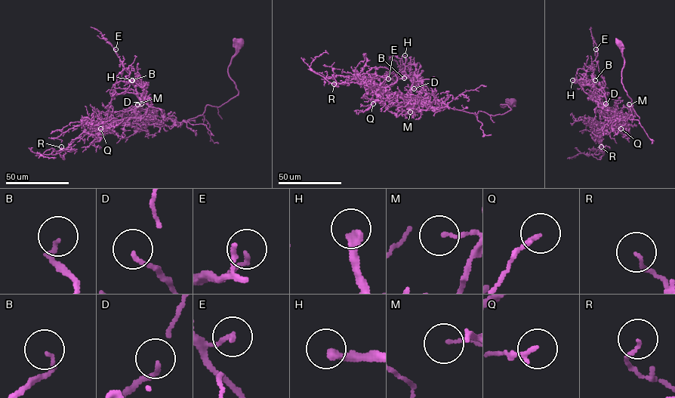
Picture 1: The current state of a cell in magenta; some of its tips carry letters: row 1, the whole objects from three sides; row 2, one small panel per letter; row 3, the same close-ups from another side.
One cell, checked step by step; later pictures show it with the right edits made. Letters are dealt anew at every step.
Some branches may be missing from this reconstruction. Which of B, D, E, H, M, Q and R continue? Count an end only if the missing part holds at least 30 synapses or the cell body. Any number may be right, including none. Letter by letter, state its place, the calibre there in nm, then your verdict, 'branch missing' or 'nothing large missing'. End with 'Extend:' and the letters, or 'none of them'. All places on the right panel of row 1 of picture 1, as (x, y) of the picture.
B: place (595, 80); calibre 160 nm; branch missing
D: place (605, 103); calibre 100 nm; nothing large missing
E: place (596, 49); calibre 140 nm; nothing large missing
H: place (572, 80); calibre 320 nm; branch missing
M: place (629, 104); calibre 120 nm; nothing large missing
Q: place (621, 128); calibre 140 nm; nothing large missing
R: place (601, 146); calibre 140 nm; nothing large missing
Extend: B, H

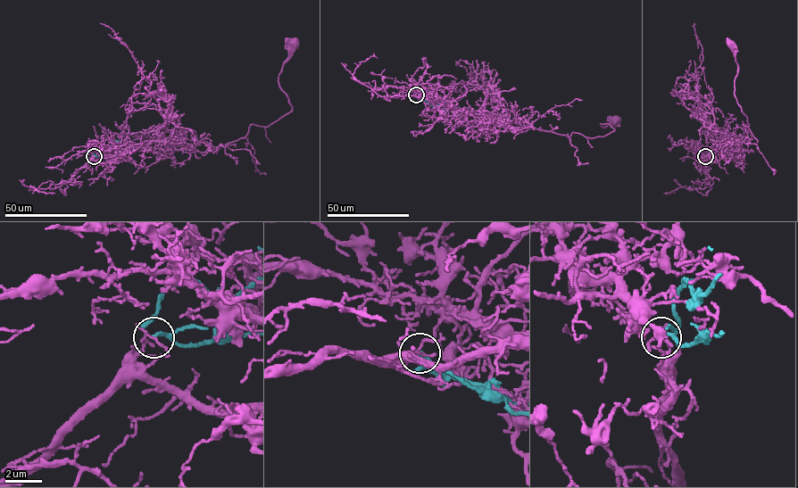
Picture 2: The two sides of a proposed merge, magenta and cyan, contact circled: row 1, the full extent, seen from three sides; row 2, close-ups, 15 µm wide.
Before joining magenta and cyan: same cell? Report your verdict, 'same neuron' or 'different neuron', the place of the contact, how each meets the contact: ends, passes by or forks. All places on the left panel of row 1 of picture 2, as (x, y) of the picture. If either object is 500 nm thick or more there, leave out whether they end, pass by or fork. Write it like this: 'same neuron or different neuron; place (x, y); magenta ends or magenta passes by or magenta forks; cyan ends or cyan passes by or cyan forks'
different neuron; place (94, 156); magenta passes by; cyan passes by

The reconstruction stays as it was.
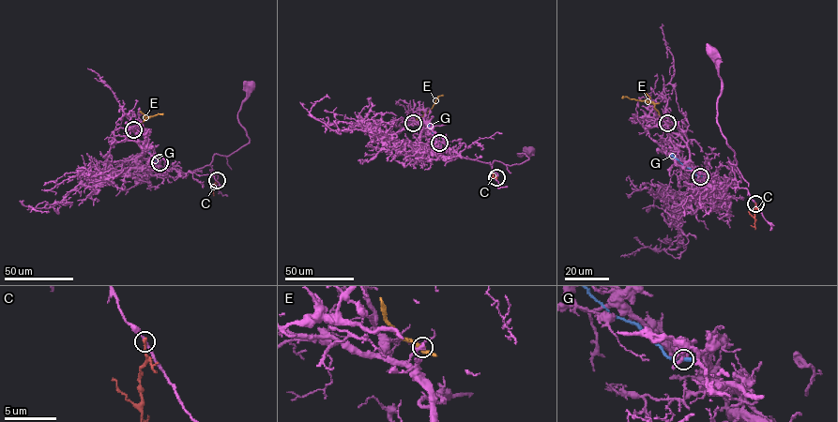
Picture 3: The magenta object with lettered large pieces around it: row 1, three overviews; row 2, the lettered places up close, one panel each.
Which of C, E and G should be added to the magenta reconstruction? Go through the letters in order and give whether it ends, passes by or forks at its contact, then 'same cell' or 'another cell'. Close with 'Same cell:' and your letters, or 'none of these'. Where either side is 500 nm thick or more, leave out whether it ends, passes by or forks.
C: it ends there; another cell
E: it passes by; another cell
G: it ends there; another cell
Same cell: none of these

